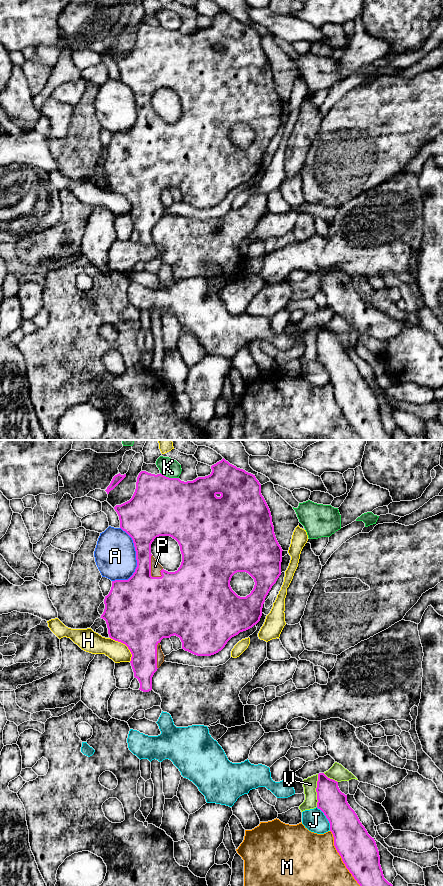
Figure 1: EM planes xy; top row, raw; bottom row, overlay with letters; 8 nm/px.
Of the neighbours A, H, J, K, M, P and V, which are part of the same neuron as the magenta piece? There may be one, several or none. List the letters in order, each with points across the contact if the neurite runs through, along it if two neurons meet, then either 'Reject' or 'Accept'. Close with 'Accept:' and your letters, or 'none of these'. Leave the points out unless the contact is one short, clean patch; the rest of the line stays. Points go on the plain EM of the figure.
A: Reject
H: Reject
J: Reject
K: Boundary: xy (160, 24), (166, 28), (178, 30). Reject
M: Reject
P: Accept
V: Boundary: xy (318, 326), (316, 358). Reject
Accept: P

